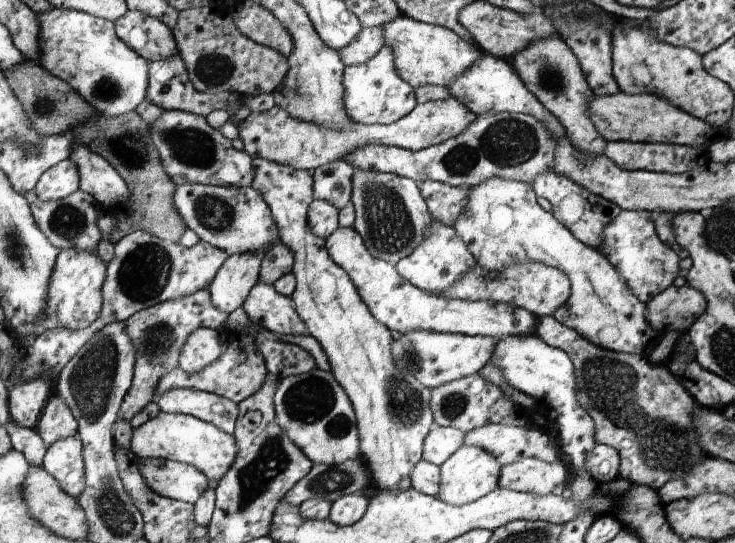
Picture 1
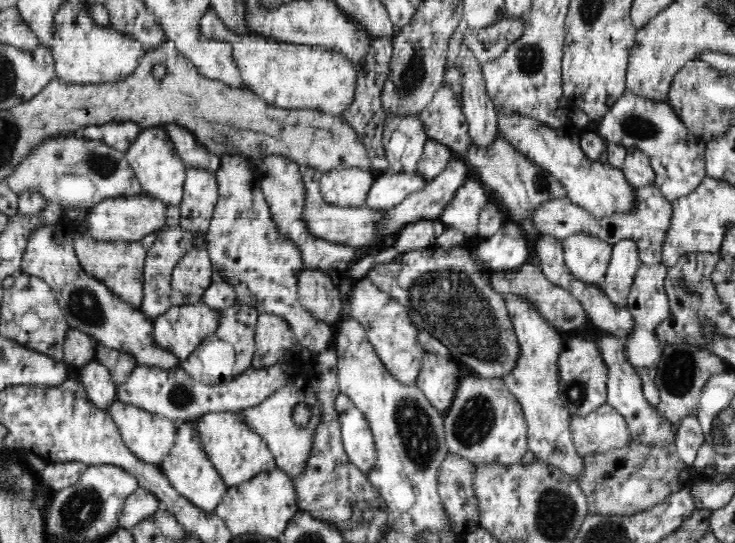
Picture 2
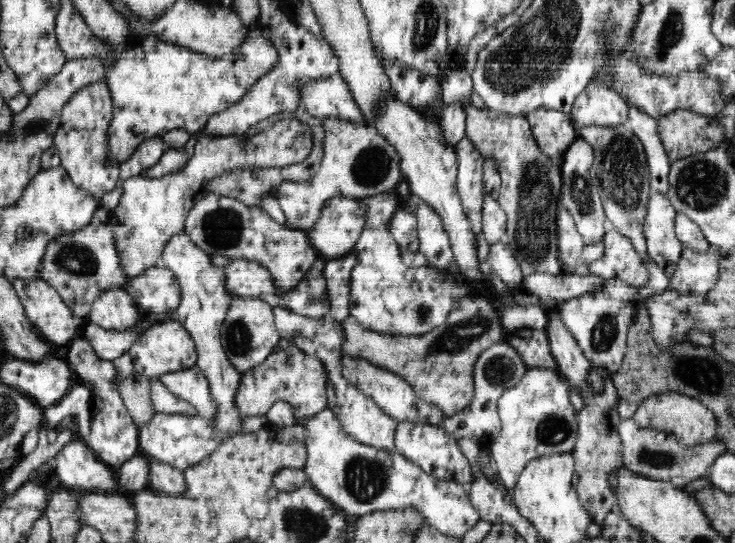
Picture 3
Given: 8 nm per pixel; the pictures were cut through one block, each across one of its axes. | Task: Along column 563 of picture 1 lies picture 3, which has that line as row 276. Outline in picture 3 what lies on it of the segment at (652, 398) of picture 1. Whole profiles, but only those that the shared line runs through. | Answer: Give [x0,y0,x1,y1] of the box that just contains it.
[324,253,357,322]

